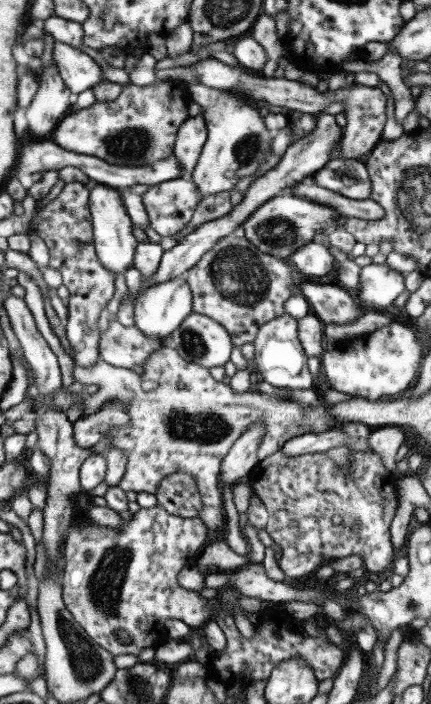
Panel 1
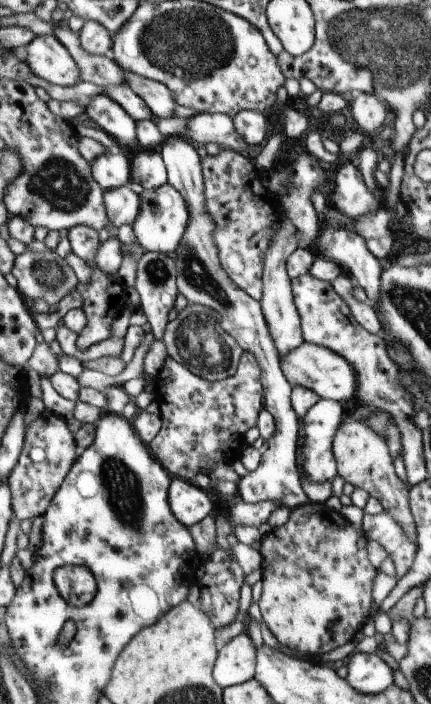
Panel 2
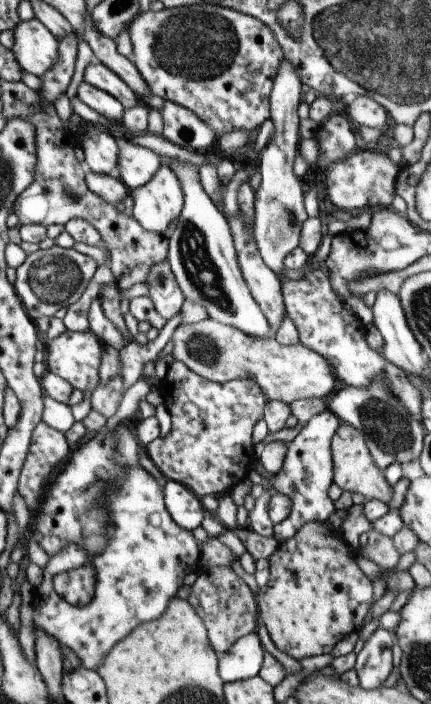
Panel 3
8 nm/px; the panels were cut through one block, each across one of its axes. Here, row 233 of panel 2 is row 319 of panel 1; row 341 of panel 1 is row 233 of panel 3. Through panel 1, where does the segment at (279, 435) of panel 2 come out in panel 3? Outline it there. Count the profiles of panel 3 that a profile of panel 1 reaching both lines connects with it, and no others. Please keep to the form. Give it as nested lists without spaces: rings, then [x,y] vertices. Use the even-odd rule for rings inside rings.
[[[178,161],[170,164],[170,168],[180,180],[184,206],[178,217],[176,228],[171,235],[167,235],[169,246],[167,258],[185,300],[192,304],[200,304],[208,312],[210,319],[234,326],[244,334],[268,340],[274,336],[274,332],[264,312],[252,298],[245,278],[242,276],[234,238],[224,212],[204,192],[200,184],[198,168],[195,165]]]

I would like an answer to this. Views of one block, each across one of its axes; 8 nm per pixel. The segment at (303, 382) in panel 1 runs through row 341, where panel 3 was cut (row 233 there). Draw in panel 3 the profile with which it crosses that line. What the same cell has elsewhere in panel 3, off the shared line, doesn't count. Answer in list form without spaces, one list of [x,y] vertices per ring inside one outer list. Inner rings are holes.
[[[286,56],[282,58],[280,68],[276,72],[273,88],[270,94],[271,120],[274,124],[274,135],[268,146],[260,153],[261,183],[255,192],[255,213],[253,220],[254,240],[262,260],[268,268],[275,272],[280,280],[284,270],[284,258],[299,246],[300,231],[308,220],[304,206],[304,190],[301,179],[294,174],[293,165],[299,155],[298,105],[302,93],[302,80],[298,70],[290,64]]]

